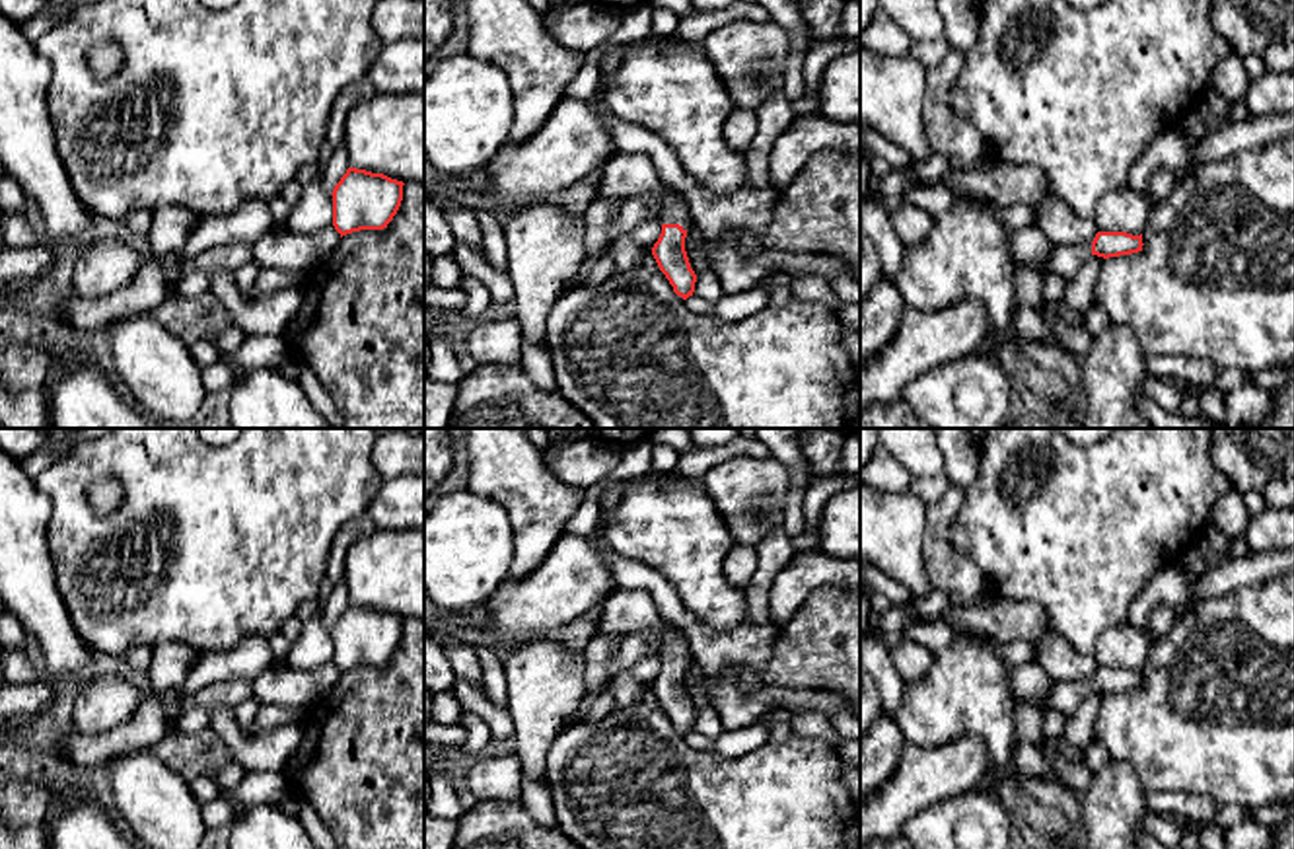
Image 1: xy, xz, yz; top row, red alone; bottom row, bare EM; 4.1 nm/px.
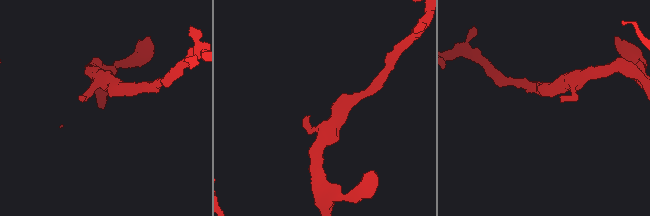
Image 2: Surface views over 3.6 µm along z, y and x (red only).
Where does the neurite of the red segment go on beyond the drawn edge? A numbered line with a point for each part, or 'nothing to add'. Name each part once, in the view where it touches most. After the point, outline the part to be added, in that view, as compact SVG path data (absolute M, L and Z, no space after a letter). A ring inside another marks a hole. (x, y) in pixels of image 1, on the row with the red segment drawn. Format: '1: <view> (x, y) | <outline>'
1: xz (629, 176) | M617 152L603 164L597 197L621 204L644 201L658 210L662 224L679 224L687 232L693 228L687 206L671 197L652 158L642 152Z

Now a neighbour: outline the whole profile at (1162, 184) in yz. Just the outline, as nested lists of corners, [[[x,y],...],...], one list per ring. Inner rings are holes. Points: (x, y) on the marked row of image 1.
[[[1158,169],[1148,181],[1146,193],[1150,195],[1152,206],[1168,201],[1177,185],[1177,175],[1168,169]]]

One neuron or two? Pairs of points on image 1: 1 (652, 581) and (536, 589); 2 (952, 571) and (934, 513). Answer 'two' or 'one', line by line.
1: two
2: one

